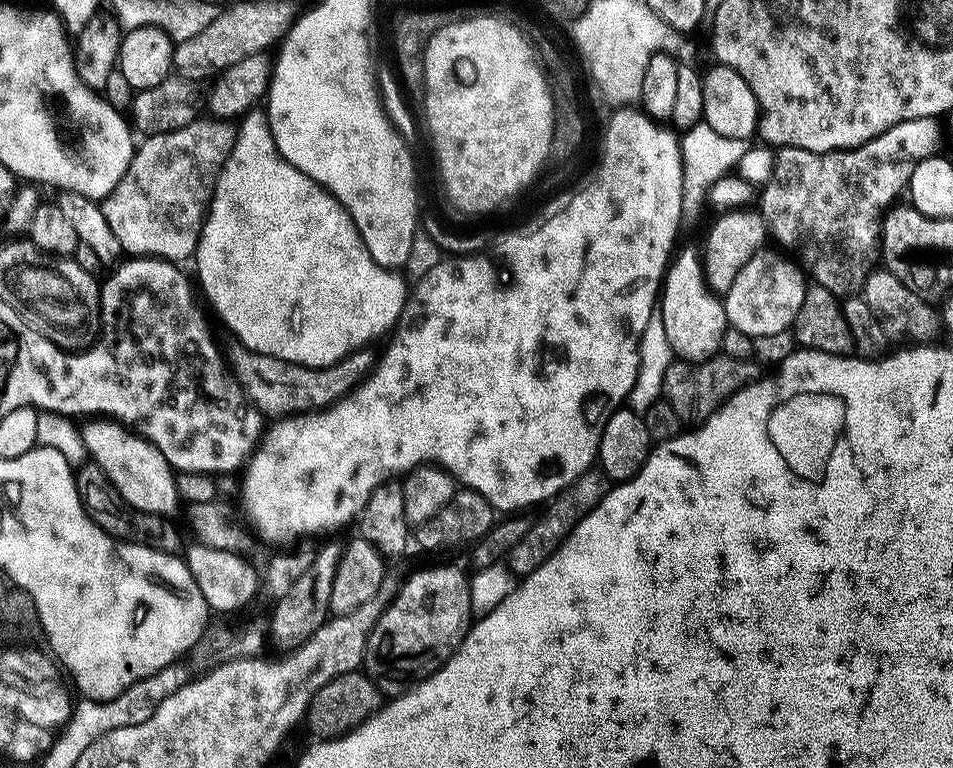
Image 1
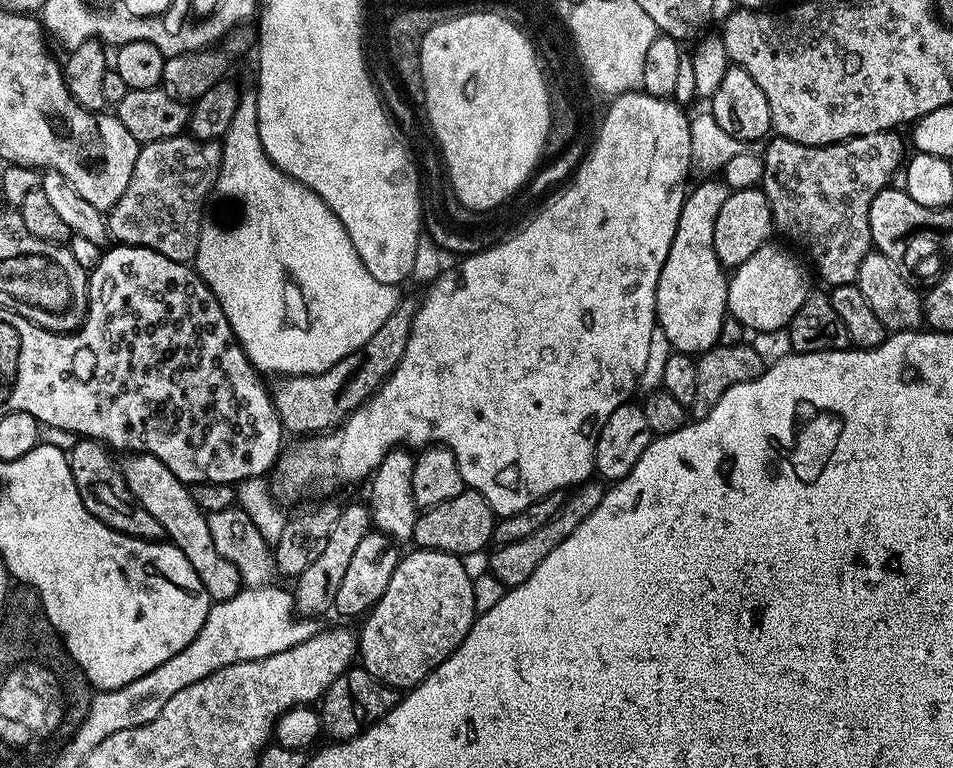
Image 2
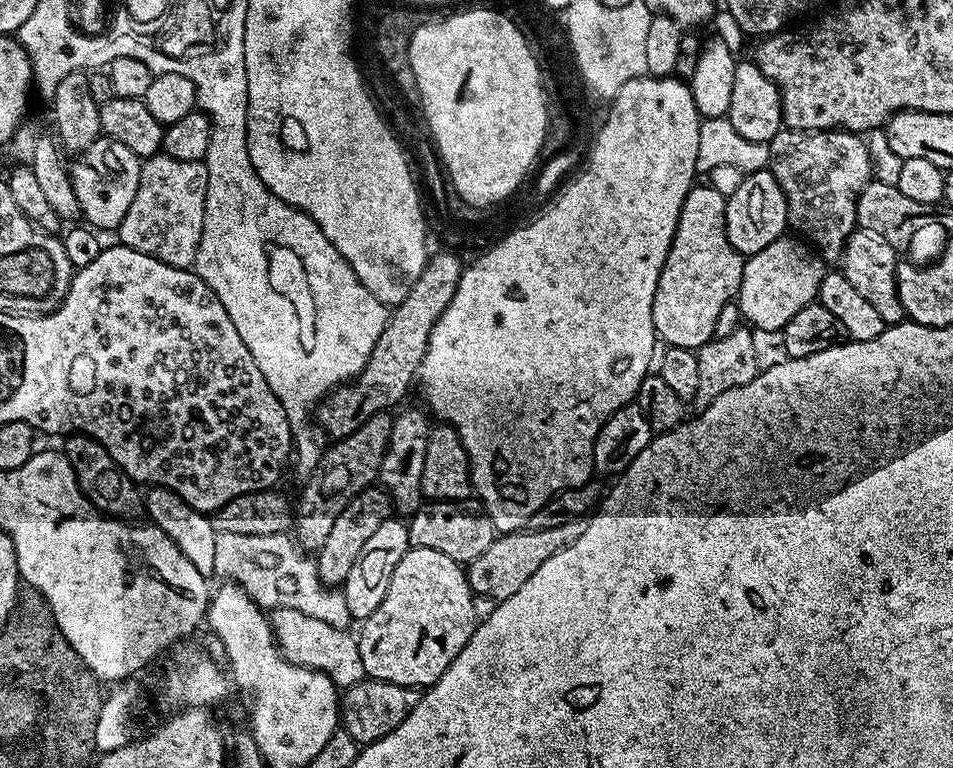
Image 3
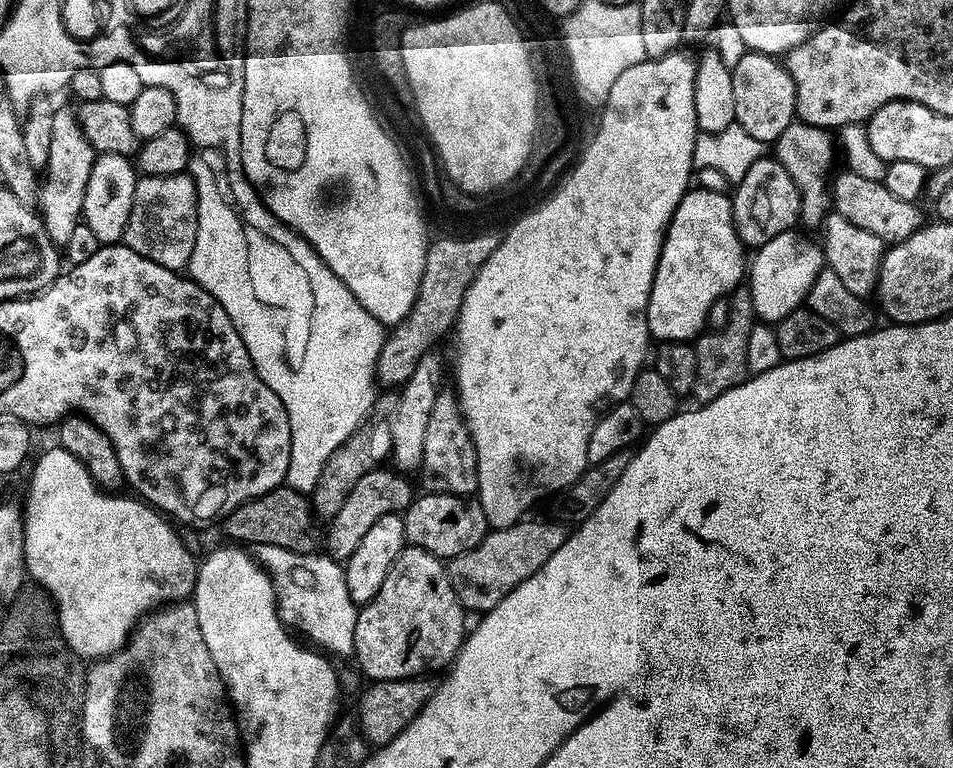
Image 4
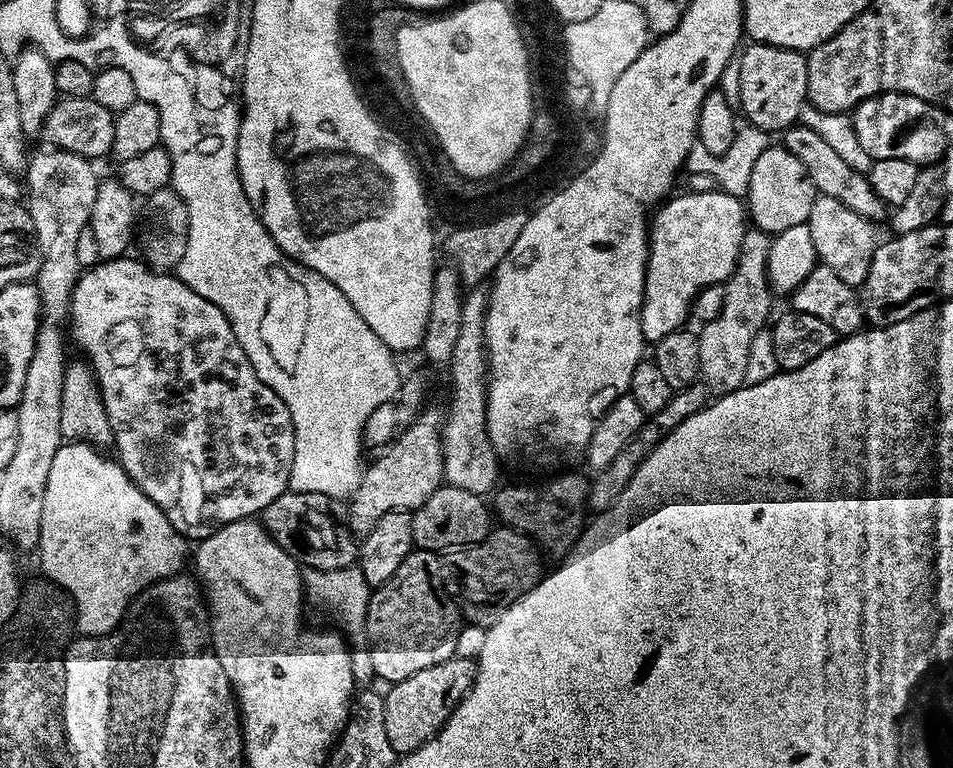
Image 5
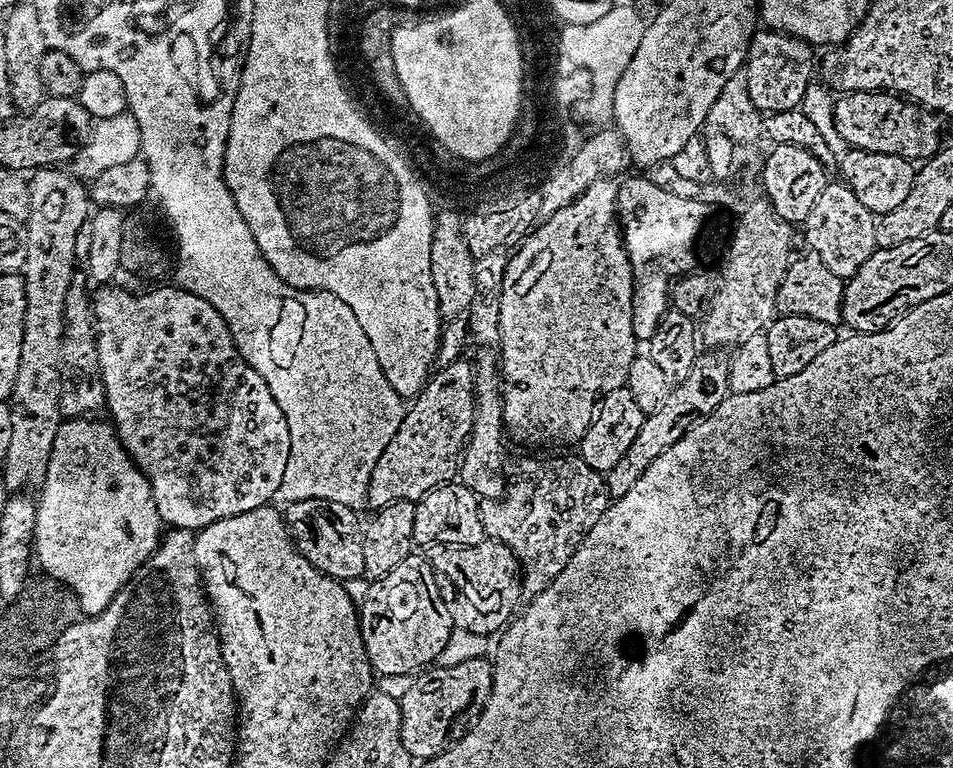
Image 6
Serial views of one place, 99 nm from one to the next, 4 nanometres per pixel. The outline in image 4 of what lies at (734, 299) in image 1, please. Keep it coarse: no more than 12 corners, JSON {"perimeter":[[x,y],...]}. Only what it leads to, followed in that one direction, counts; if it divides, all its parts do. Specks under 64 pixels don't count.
{"perimeter":[[789,230],[755,251],[748,291],[776,324],[801,307],[826,266]]}

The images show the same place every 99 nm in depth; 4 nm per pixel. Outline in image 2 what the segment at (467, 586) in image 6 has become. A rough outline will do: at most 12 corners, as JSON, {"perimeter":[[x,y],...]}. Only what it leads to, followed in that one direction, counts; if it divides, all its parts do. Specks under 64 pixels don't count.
{"perimeter":[[585,482],[546,526],[493,547],[487,568],[505,589],[526,582],[594,510],[606,488]]}

